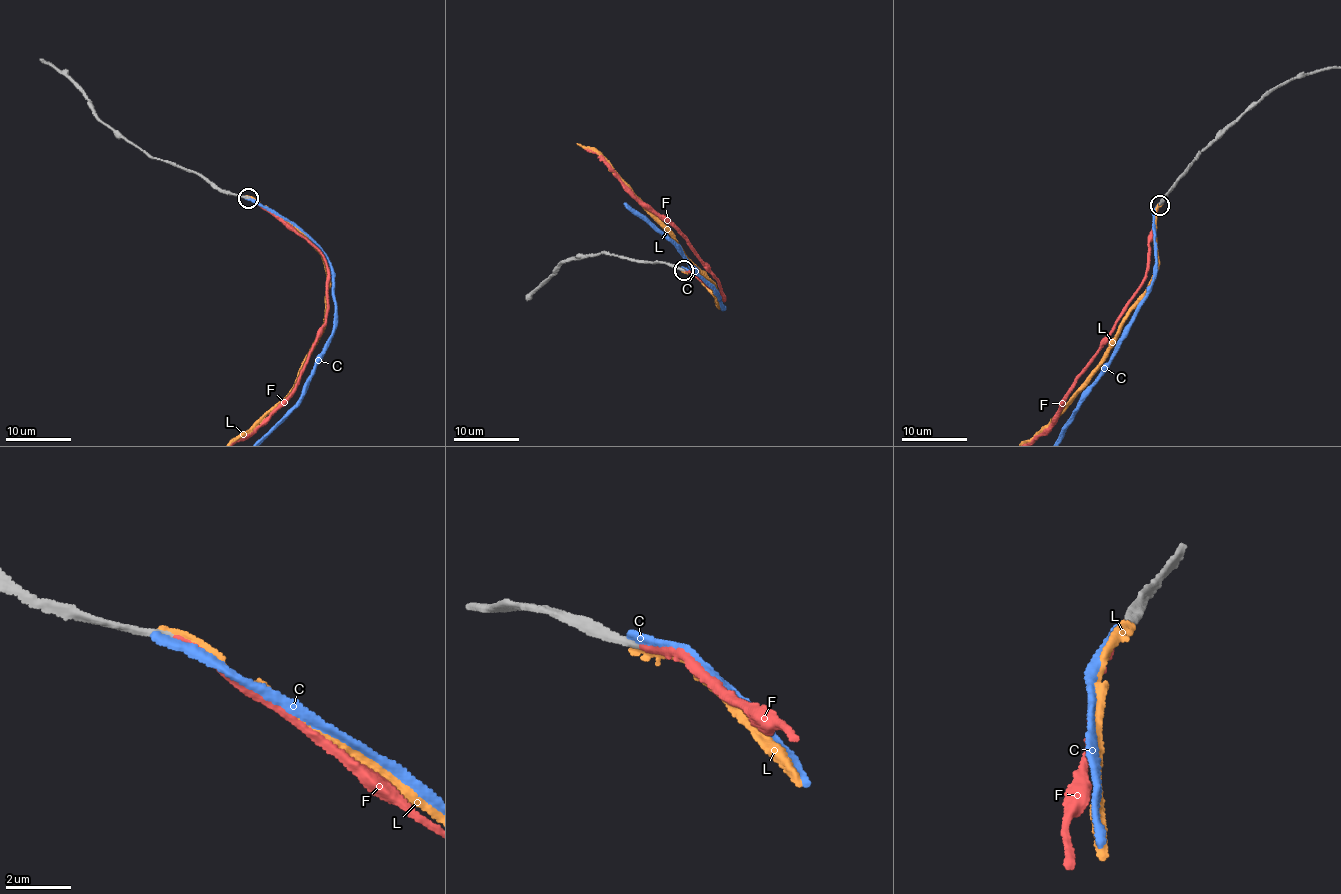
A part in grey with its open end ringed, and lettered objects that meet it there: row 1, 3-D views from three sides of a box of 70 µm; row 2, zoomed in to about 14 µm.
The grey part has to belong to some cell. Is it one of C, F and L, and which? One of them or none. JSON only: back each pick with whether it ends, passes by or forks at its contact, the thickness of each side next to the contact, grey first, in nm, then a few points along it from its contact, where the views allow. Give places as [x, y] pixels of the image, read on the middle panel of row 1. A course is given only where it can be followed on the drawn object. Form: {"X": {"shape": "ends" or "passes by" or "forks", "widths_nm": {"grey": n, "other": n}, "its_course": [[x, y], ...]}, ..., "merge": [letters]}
{"F": {"shape": "ends", "widths_nm": {"grey": 240, "other": 220}}, "merge": ["F"]}

